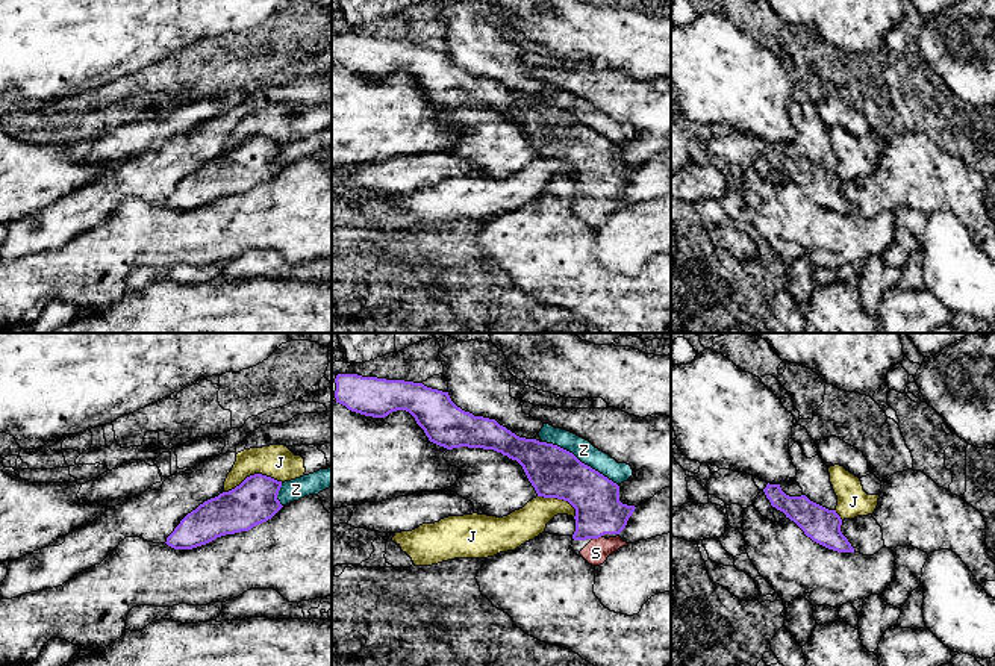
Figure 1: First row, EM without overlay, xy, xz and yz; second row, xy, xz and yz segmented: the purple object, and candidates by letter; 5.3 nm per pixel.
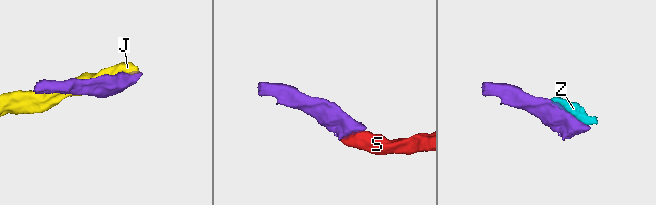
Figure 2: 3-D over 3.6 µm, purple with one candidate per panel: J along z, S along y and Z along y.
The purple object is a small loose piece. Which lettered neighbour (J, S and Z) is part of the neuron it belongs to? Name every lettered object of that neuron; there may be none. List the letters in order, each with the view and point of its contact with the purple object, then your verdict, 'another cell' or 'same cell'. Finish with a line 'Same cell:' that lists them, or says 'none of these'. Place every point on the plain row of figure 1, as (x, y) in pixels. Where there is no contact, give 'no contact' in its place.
J: xy (252, 136) | another cell
S: xz (595, 199) | same cell
Z: xz (579, 121) | another cell
Same cell: S

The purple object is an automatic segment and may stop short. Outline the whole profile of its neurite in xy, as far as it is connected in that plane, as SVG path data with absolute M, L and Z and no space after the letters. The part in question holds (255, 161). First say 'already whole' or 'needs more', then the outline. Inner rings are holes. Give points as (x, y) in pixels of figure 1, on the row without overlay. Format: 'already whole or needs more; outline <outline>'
already whole; outline M254 135L188 174L167 198L174 210L192 210L217 198L248 192L271 180L283 166L277 160L282 142Z

